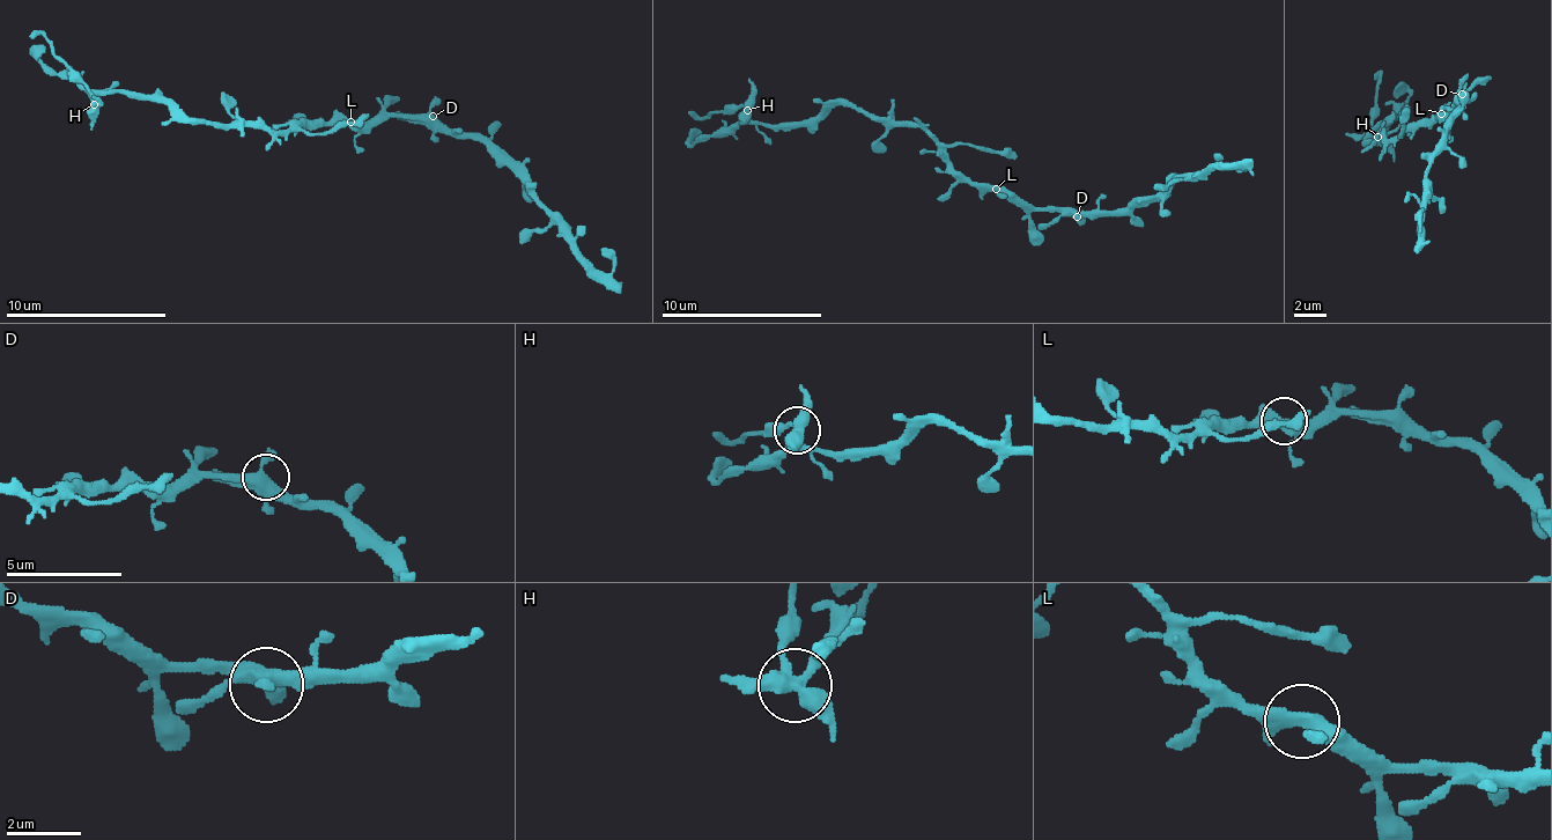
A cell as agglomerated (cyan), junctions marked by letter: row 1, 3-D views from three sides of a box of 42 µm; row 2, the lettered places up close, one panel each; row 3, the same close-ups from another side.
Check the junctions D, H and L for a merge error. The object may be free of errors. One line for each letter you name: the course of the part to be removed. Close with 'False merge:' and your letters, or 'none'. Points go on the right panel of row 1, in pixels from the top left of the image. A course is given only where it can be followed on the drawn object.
H: foreign part runs (1376, 138), (1373, 123), (1381, 76), (1373, 79)
False merge: H

